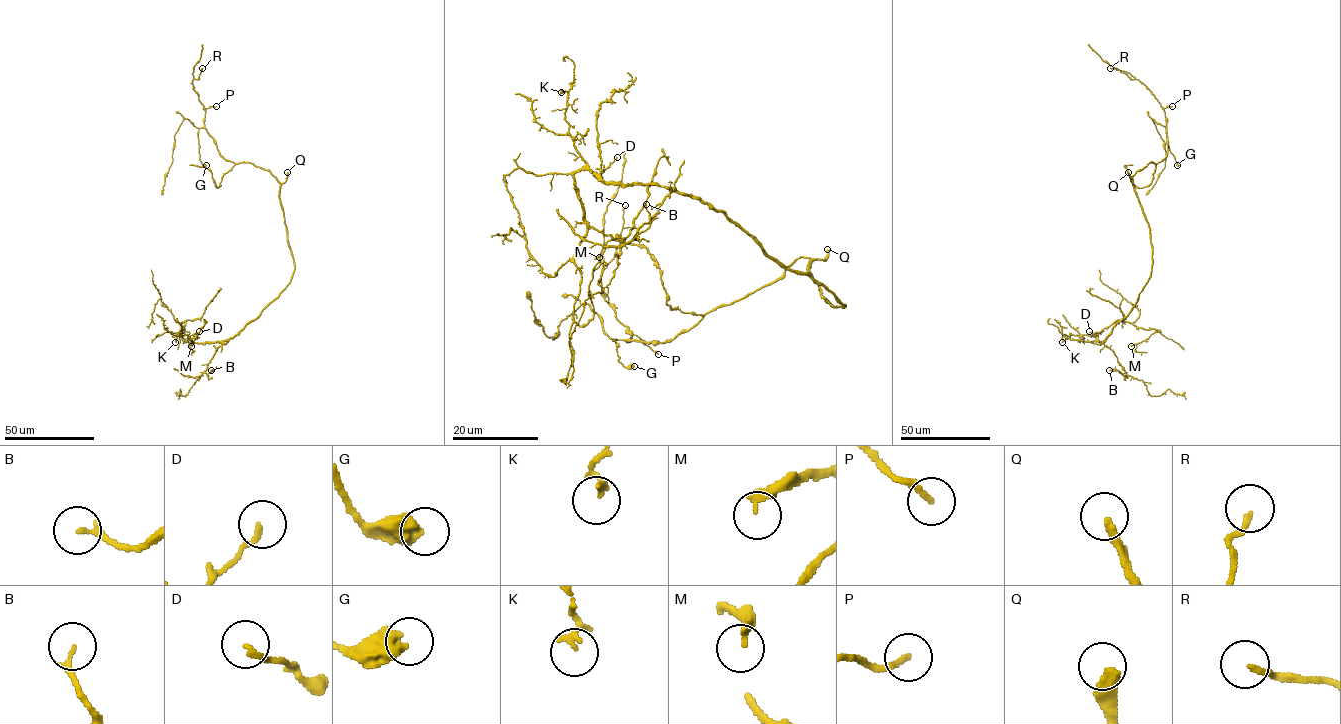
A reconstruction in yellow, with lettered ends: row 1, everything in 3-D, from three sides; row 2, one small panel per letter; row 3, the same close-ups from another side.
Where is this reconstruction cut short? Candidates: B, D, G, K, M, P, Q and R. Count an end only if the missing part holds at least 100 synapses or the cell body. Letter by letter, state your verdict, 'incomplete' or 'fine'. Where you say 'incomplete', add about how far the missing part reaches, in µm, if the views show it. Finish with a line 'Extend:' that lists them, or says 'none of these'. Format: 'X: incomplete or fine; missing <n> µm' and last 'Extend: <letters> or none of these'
B: fine
D: fine
G: fine
K: fine
M: fine
P: fine
Q: incomplete; missing 300 µm
R: fine
Extend: Q

